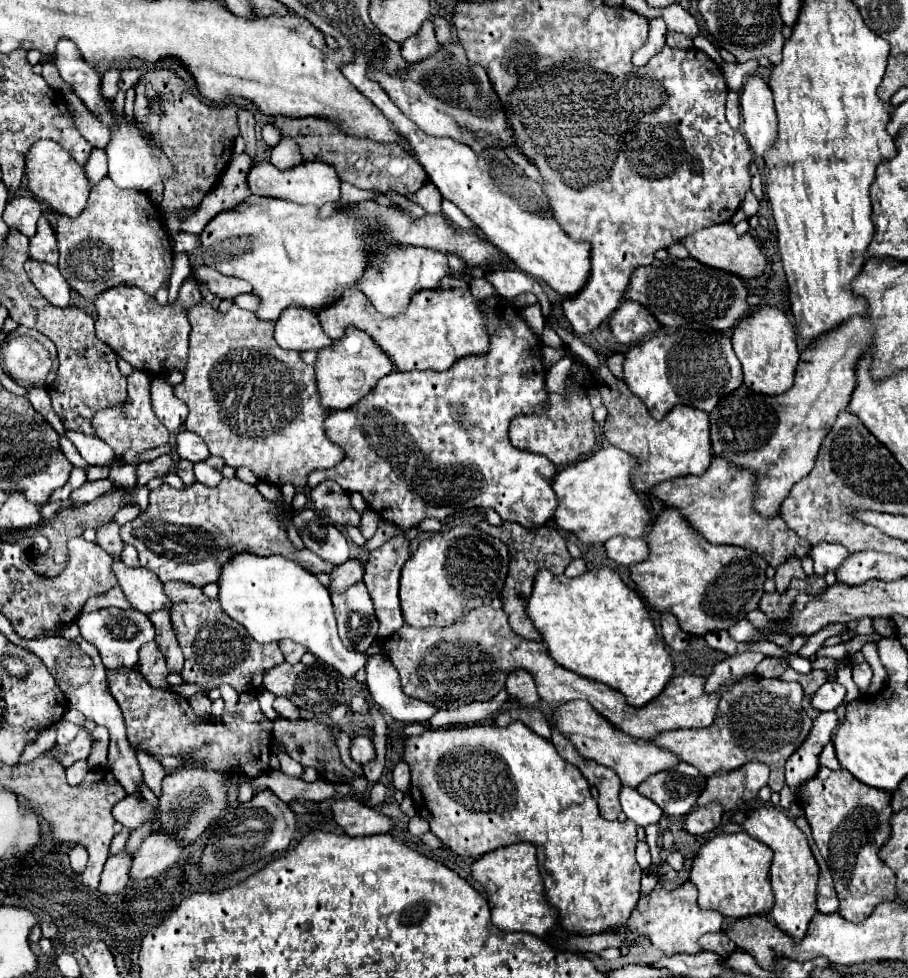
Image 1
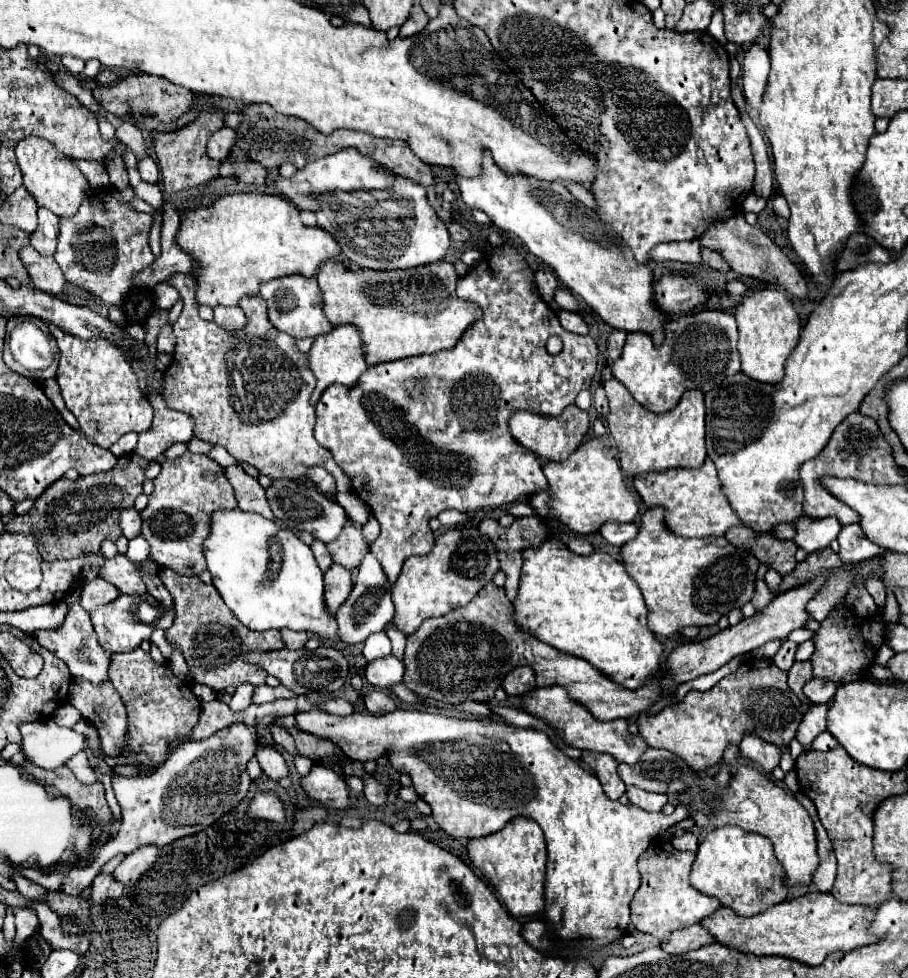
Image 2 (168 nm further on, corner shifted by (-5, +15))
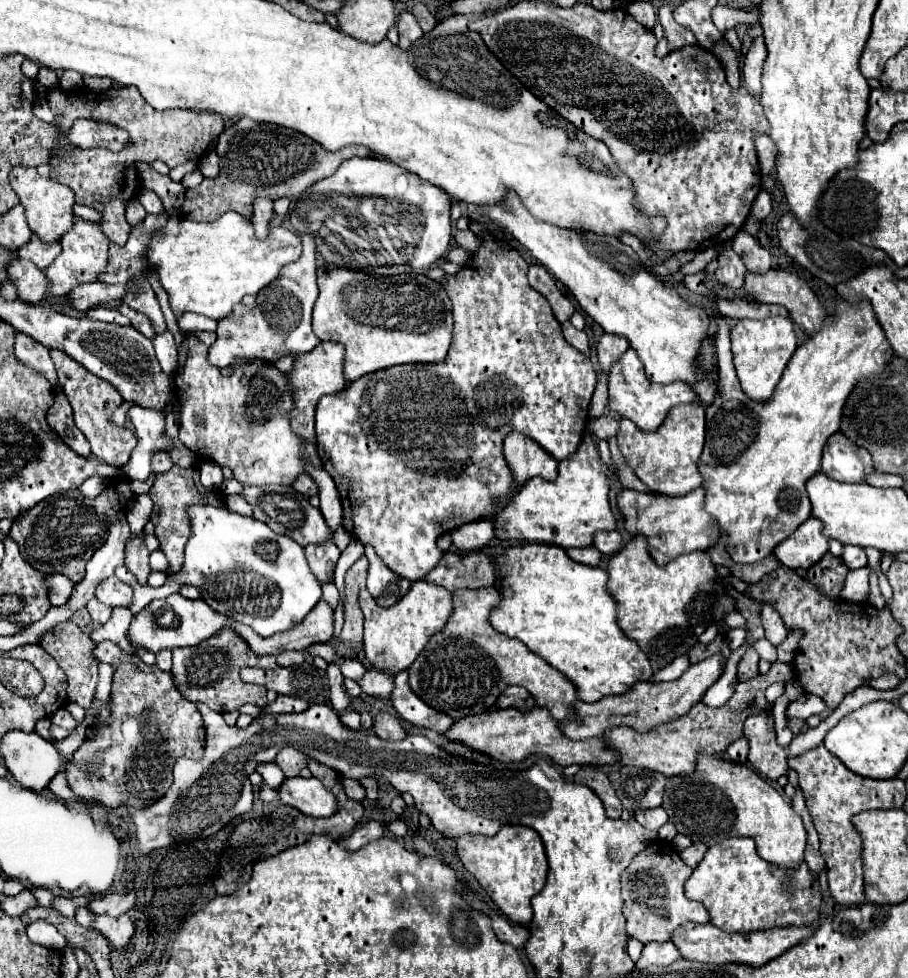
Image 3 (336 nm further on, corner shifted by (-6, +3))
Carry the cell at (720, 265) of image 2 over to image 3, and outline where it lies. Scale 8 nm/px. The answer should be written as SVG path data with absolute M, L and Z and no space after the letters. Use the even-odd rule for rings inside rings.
M726 247L720 257L718 257L718 269L716 269L716 279L732 289L740 289L744 281L746 267L742 259L732 251L732 247Z

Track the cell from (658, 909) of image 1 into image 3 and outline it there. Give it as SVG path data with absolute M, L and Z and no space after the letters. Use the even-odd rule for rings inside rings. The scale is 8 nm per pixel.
M664 839L652 841L646 851L638 853L626 873L622 875L622 899L626 915L626 933L642 943L650 941L670 941L672 933L686 923L708 923L708 909L690 901L684 895L684 883L692 875L692 869L680 859L678 851L672 849L672 843Z

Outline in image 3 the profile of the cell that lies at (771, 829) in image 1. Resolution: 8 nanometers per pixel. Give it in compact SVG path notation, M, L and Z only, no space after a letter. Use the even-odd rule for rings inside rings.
M698 757L696 771L692 775L682 777L670 777L666 783L666 801L662 801L662 807L666 809L670 821L676 825L678 833L688 835L692 841L702 841L706 847L712 847L720 843L726 837L752 837L756 841L758 855L774 865L782 865L786 869L796 869L804 861L806 851L806 829L798 813L790 807L790 803L784 801L784 797L766 781L758 777L756 771L752 771L744 763L734 763L730 759L722 757Z

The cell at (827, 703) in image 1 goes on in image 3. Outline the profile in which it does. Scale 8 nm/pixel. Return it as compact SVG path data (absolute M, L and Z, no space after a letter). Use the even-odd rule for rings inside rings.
M804 693L800 699L788 705L788 717L796 717L796 719L808 719L810 715L824 715L826 711L828 705L824 703L824 699L810 693Z

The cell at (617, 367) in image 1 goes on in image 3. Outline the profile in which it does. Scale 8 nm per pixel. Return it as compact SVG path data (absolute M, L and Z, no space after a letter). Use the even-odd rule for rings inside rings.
M602 335L600 343L598 343L598 361L600 361L600 369L604 373L608 373L612 369L612 365L628 351L630 343L624 337L614 337L614 335Z

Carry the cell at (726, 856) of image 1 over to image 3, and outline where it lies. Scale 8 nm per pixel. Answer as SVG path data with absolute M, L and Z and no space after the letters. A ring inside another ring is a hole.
M728 837L708 849L700 865L686 881L686 897L700 901L712 917L712 923L726 925L722 929L748 933L780 925L804 925L818 919L820 887L818 879L806 869L778 869L766 863L748 837Z

